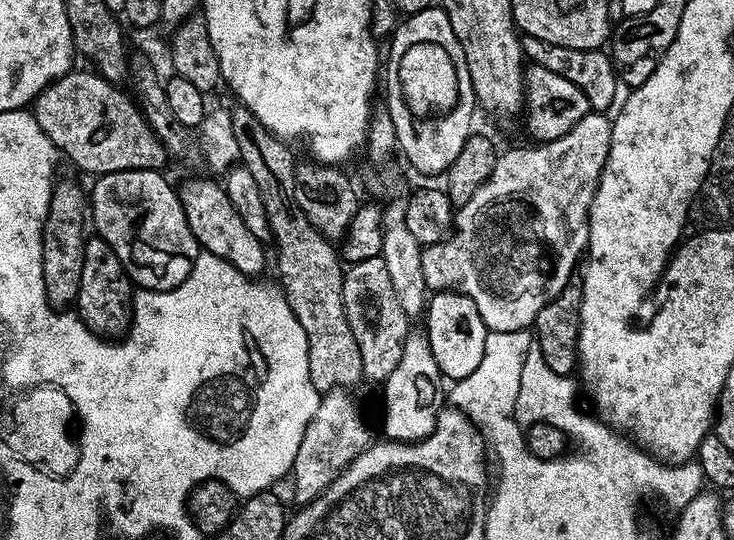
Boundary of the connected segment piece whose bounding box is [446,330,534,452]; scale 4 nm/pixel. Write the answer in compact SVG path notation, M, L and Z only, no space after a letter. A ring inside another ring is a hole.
M529 331L523 332L488 332L484 338L484 353L482 362L474 370L474 374L466 374L455 381L456 384L447 393L446 400L448 404L464 404L476 420L480 420L480 428L484 428L484 436L492 440L492 448L500 452L500 448L516 448L525 439L525 433L522 431L521 421L514 416L515 406L512 405L512 396L518 398L516 386L516 376L522 375L522 364L526 359L526 352L533 340L533 335Z

